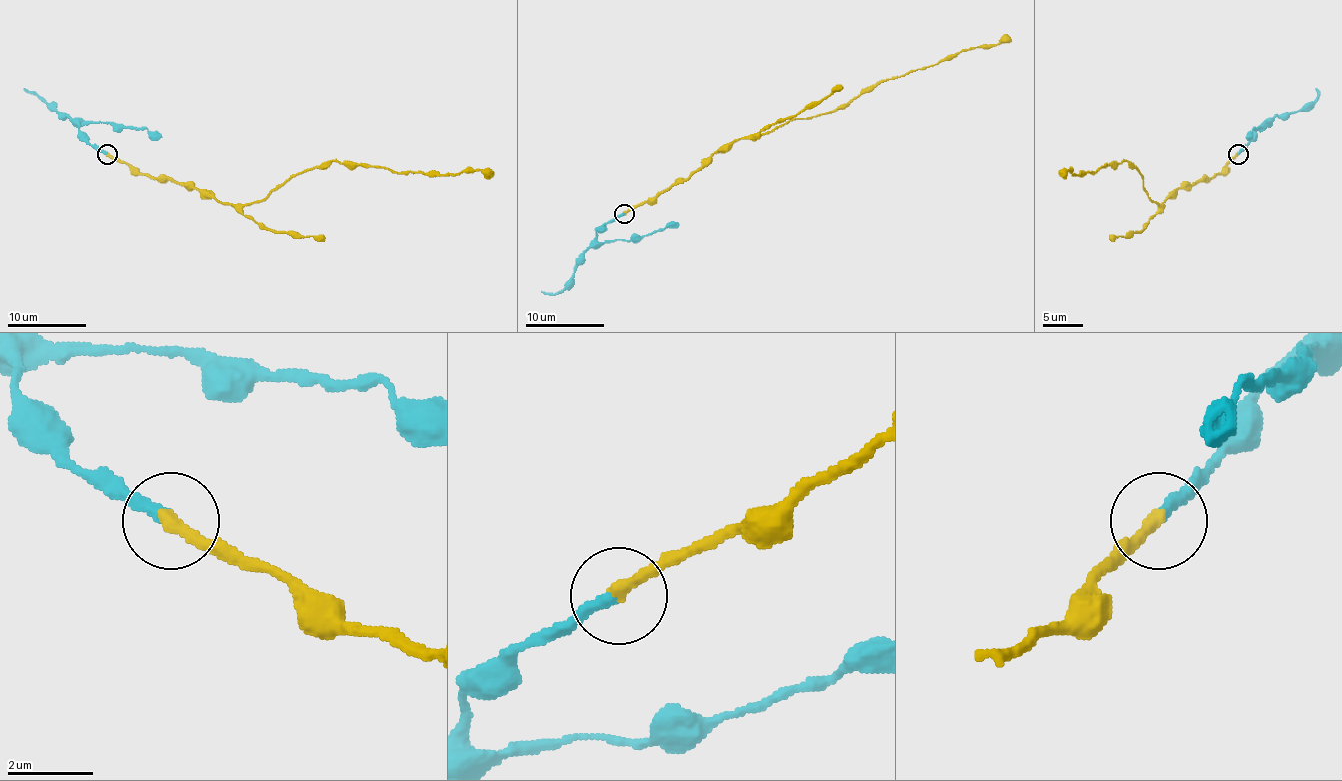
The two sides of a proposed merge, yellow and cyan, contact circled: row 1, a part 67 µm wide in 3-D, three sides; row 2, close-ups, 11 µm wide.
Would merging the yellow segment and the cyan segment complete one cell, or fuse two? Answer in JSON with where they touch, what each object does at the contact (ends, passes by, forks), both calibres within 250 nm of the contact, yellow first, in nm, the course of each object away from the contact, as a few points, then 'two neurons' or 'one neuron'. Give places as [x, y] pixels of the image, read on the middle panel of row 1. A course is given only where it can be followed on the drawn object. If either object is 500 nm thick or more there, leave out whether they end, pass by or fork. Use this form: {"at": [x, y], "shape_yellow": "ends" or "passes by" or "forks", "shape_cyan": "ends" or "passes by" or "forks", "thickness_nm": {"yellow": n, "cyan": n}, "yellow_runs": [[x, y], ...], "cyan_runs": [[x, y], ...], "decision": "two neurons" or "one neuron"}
{"at": [624, 214], "shape_yellow": "ends", "shape_cyan": "ends", "thickness_nm": {"yellow": 320, "cyan": 280}, "yellow_runs": [[625, 214], [740, 139], [843, 109], [883, 81], [1011, 40]], "cyan_runs": [[625, 214], [609, 220], [593, 238], [593, 244], [585, 252], [571, 279], [559, 291], [542, 291]], "decision": "one neuron"}

